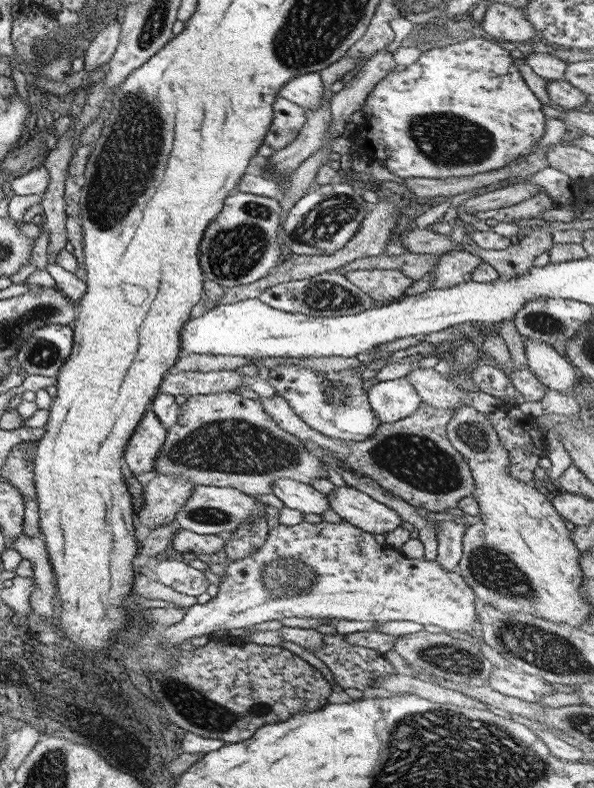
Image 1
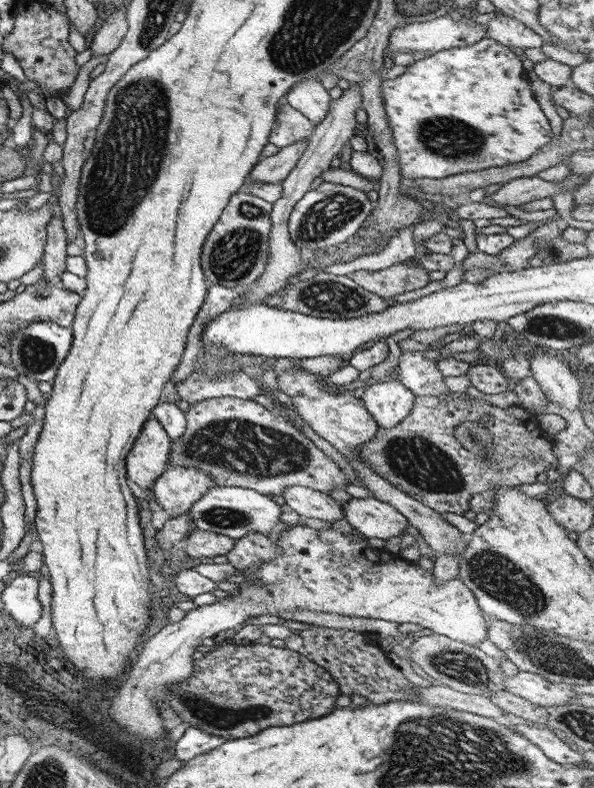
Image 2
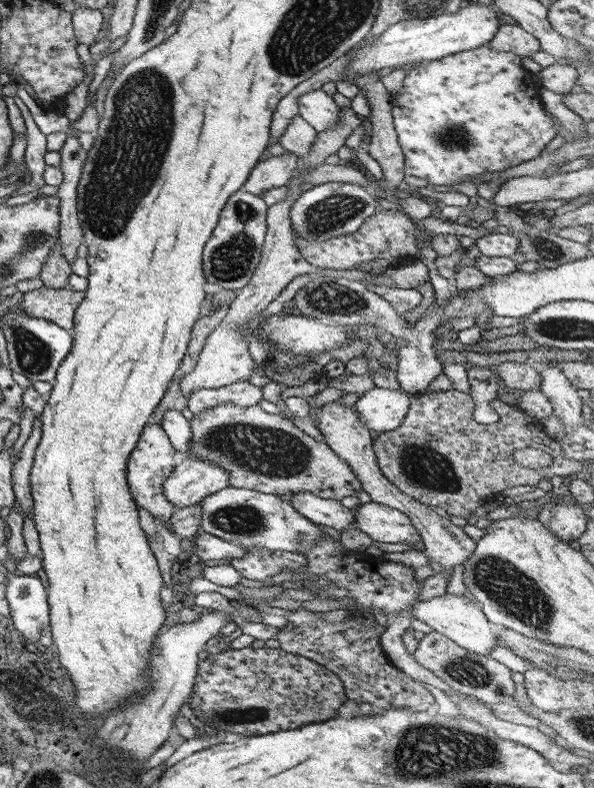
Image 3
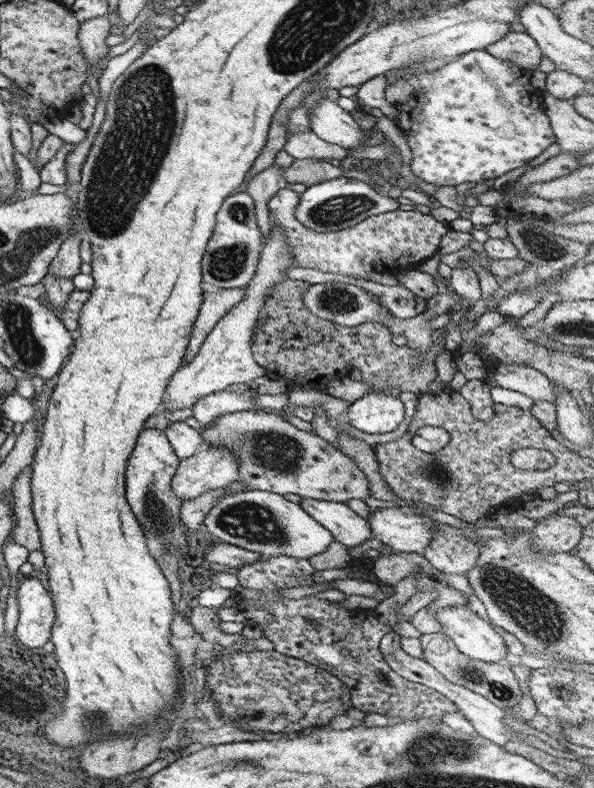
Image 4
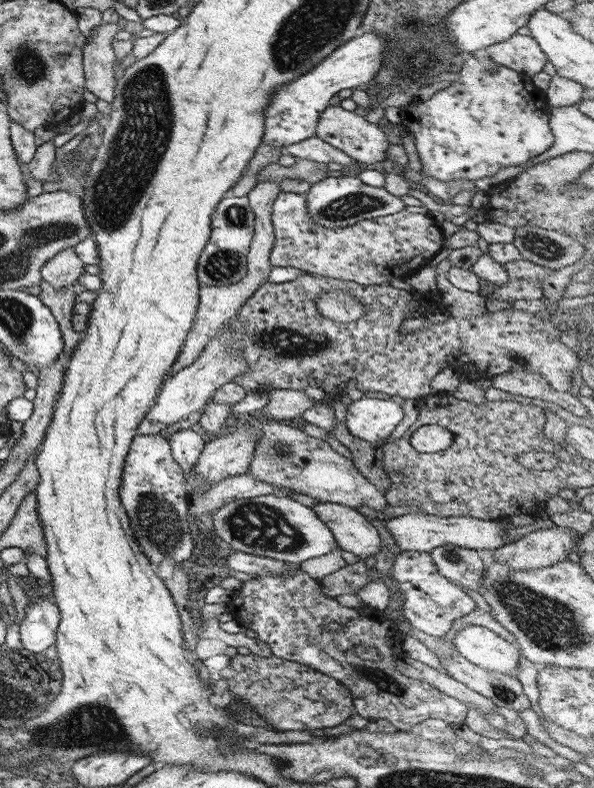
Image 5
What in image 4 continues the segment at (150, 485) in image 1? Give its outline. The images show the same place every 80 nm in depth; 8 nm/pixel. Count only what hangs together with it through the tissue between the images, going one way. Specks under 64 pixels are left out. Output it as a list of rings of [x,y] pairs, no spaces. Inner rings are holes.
[[[203,445],[191,456],[178,461],[170,484],[179,501],[191,500],[208,490],[228,486],[238,478],[238,460],[223,446]]]

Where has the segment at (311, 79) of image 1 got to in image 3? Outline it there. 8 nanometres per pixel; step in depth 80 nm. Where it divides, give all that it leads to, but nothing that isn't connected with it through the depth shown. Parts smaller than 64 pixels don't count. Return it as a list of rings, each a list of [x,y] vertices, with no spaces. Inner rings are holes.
[[[320,88],[300,94],[296,98],[296,107],[298,115],[317,133],[338,123],[338,106]]]

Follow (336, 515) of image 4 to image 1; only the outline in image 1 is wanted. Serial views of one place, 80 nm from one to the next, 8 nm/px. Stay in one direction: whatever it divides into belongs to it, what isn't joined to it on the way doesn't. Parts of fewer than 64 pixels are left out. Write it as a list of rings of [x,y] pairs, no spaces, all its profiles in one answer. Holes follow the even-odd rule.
[[[288,478],[275,479],[270,484],[273,496],[281,500],[285,508],[298,510],[303,514],[319,515],[328,508],[324,494],[313,489],[311,485]]]

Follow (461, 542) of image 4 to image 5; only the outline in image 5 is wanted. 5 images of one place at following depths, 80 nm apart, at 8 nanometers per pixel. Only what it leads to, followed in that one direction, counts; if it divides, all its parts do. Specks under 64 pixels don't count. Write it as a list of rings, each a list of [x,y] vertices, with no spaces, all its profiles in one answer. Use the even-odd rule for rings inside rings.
[[[445,543],[427,553],[441,576],[453,581],[453,584],[478,592],[484,569],[484,558],[480,552]]]

